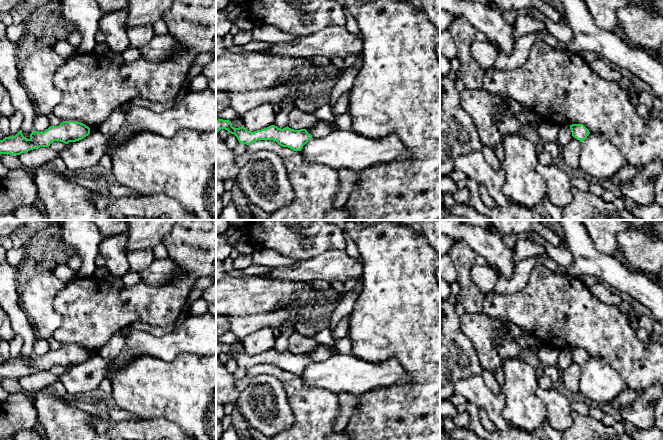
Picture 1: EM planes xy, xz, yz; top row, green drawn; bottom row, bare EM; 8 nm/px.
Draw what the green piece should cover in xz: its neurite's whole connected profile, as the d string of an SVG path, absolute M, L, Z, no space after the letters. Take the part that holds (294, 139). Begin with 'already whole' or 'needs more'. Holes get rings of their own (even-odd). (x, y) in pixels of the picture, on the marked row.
already whole; M216 120L216 133L225 129L228 133L234 134L239 143L250 145L258 140L274 140L282 147L288 147L294 151L301 151L303 146L312 138L306 129L294 130L288 126L281 129L275 125L257 130L248 131L244 125L234 128L229 120Z

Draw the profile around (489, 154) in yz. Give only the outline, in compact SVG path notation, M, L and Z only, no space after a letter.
M483 146L481 150L487 163L494 169L499 170L501 168L501 161L498 159L494 150L487 146Z

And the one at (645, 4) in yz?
M629 0L630 5L648 10L652 15L661 15L659 11L651 7L651 0Z

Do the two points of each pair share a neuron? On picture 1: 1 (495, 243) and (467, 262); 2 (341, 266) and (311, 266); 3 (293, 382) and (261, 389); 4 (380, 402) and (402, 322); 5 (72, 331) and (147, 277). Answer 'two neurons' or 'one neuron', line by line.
1: two neurons
2: one neuron
3: two neurons
4: one neuron
5: two neurons

